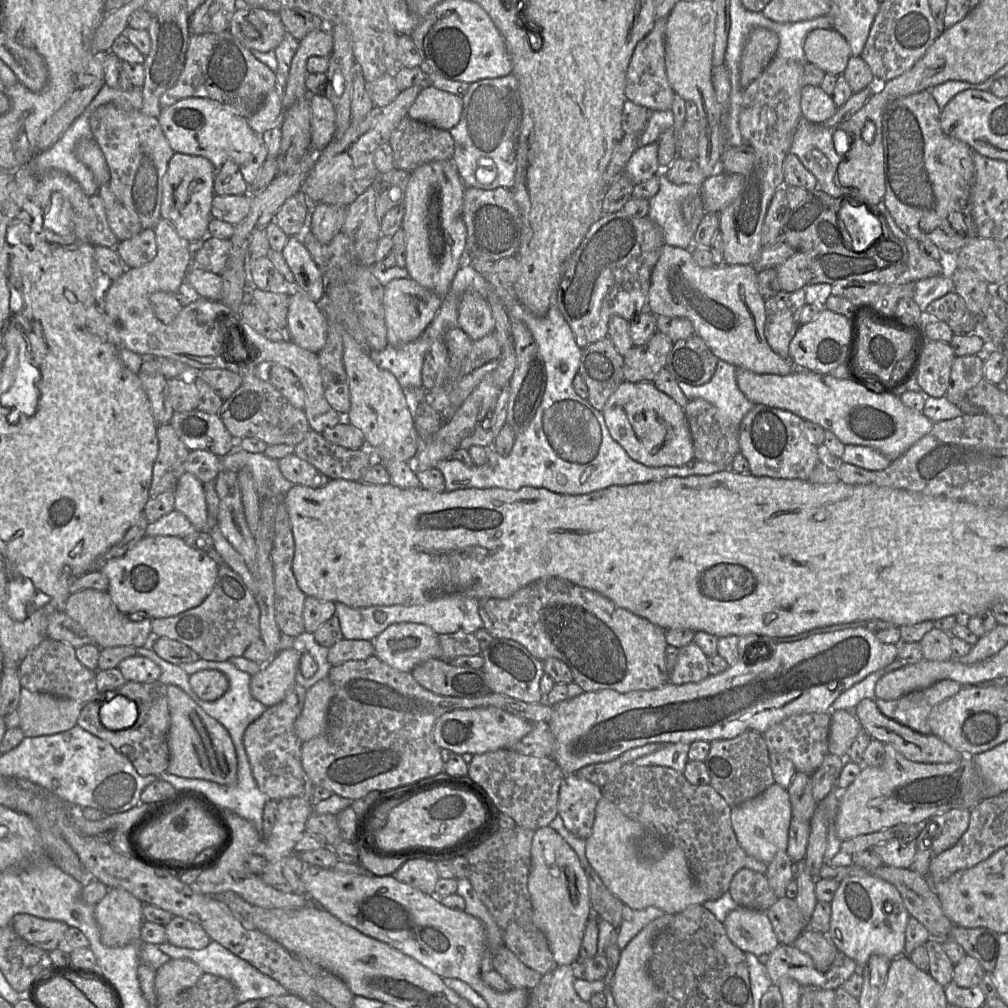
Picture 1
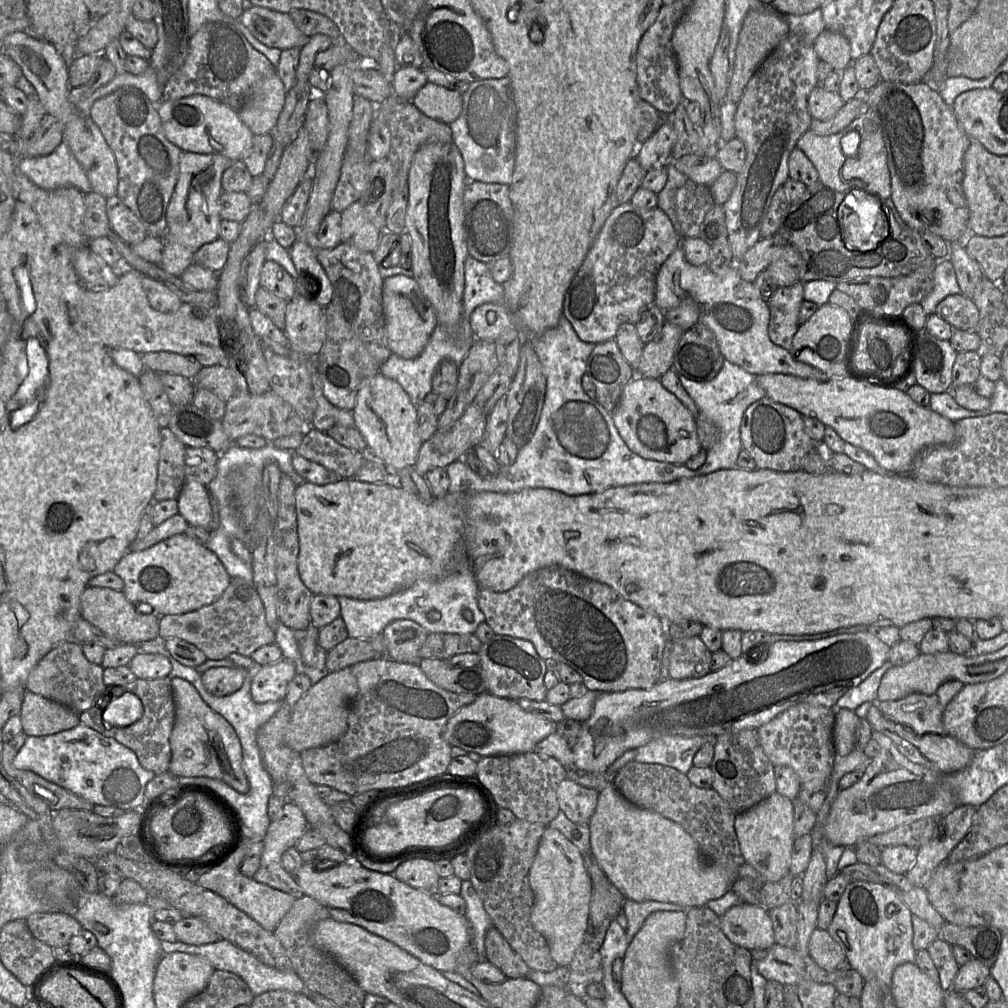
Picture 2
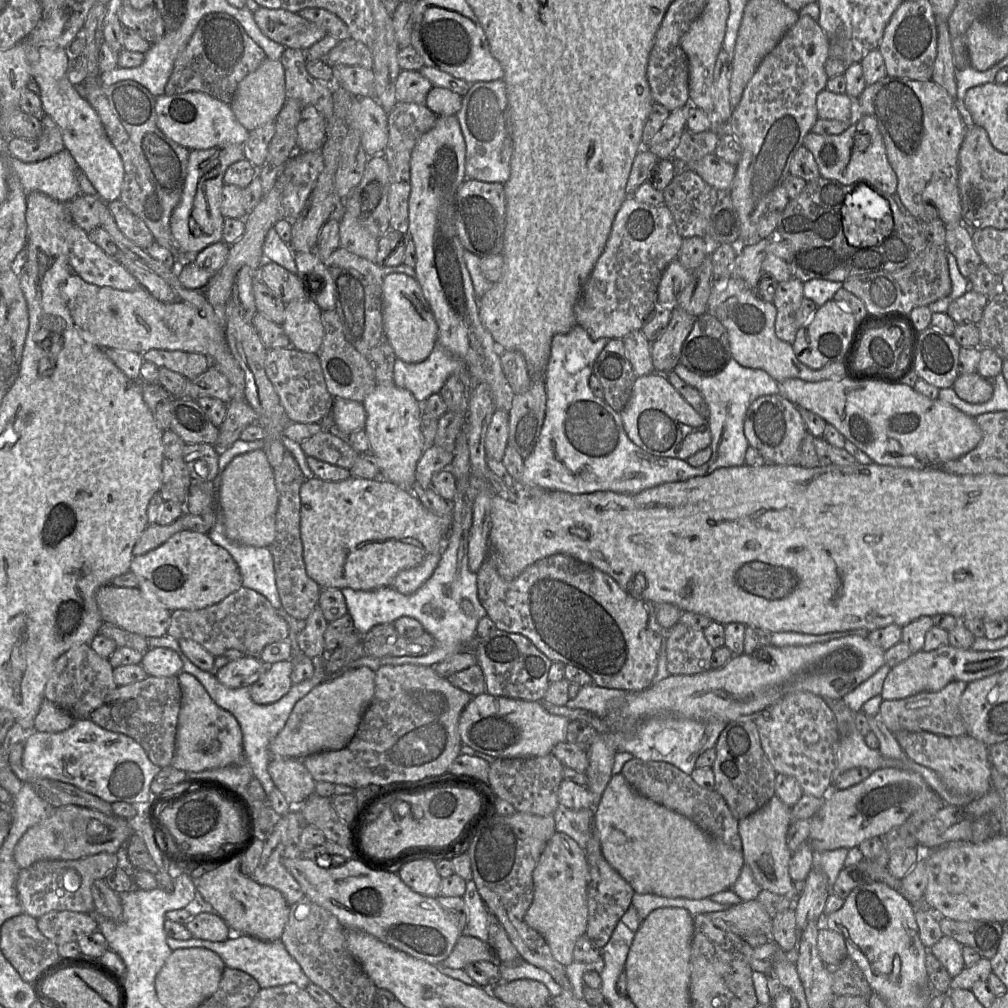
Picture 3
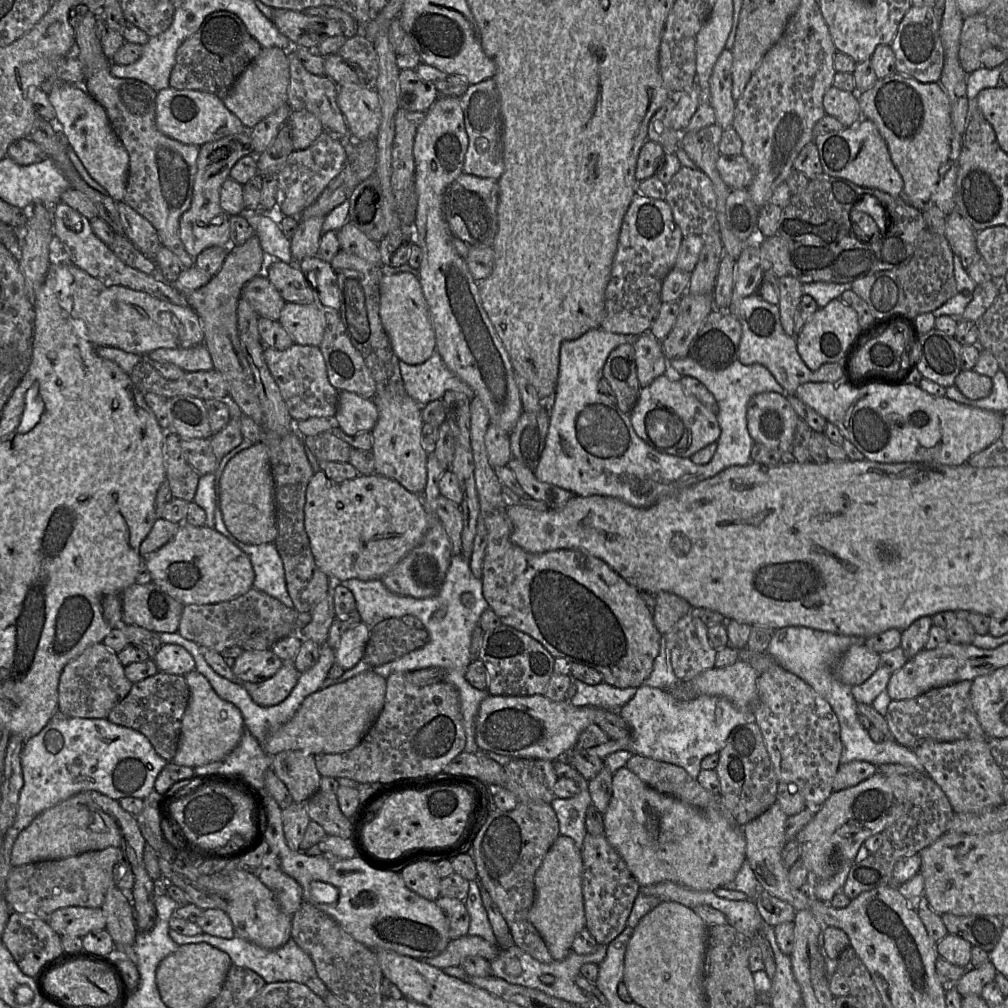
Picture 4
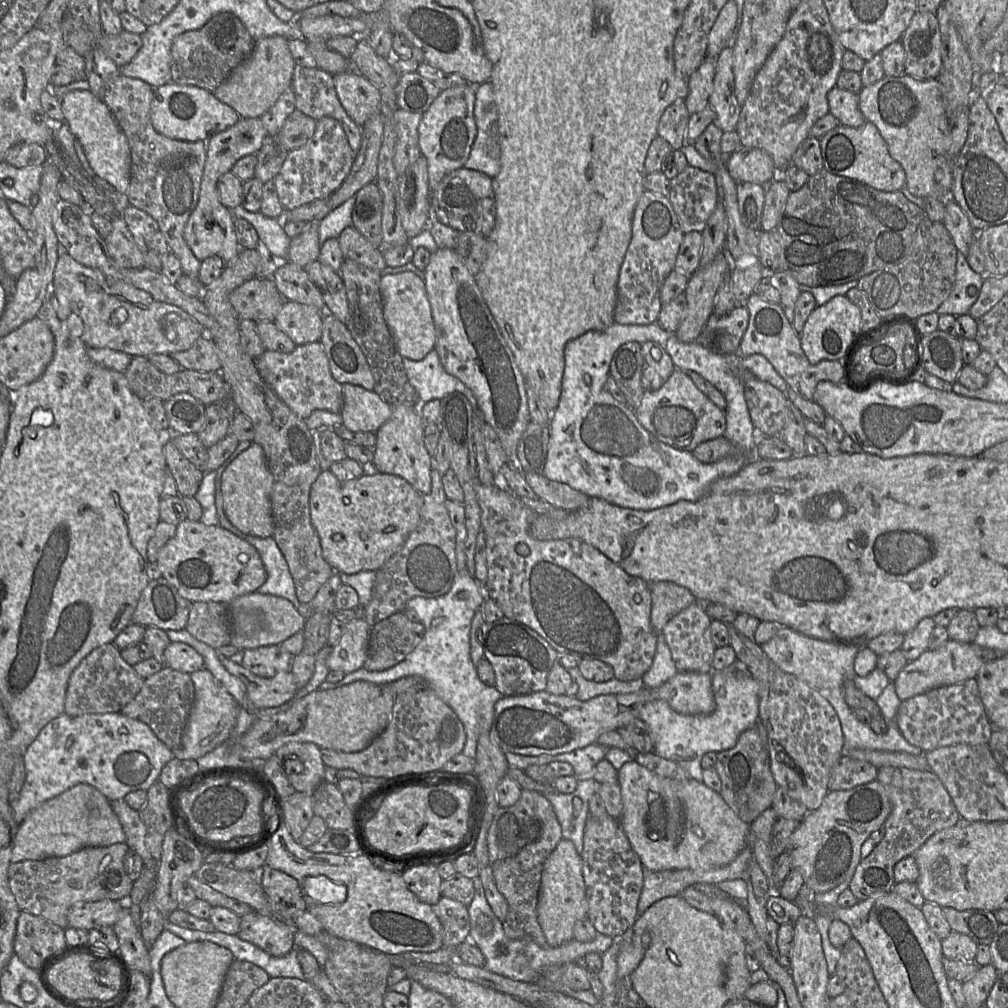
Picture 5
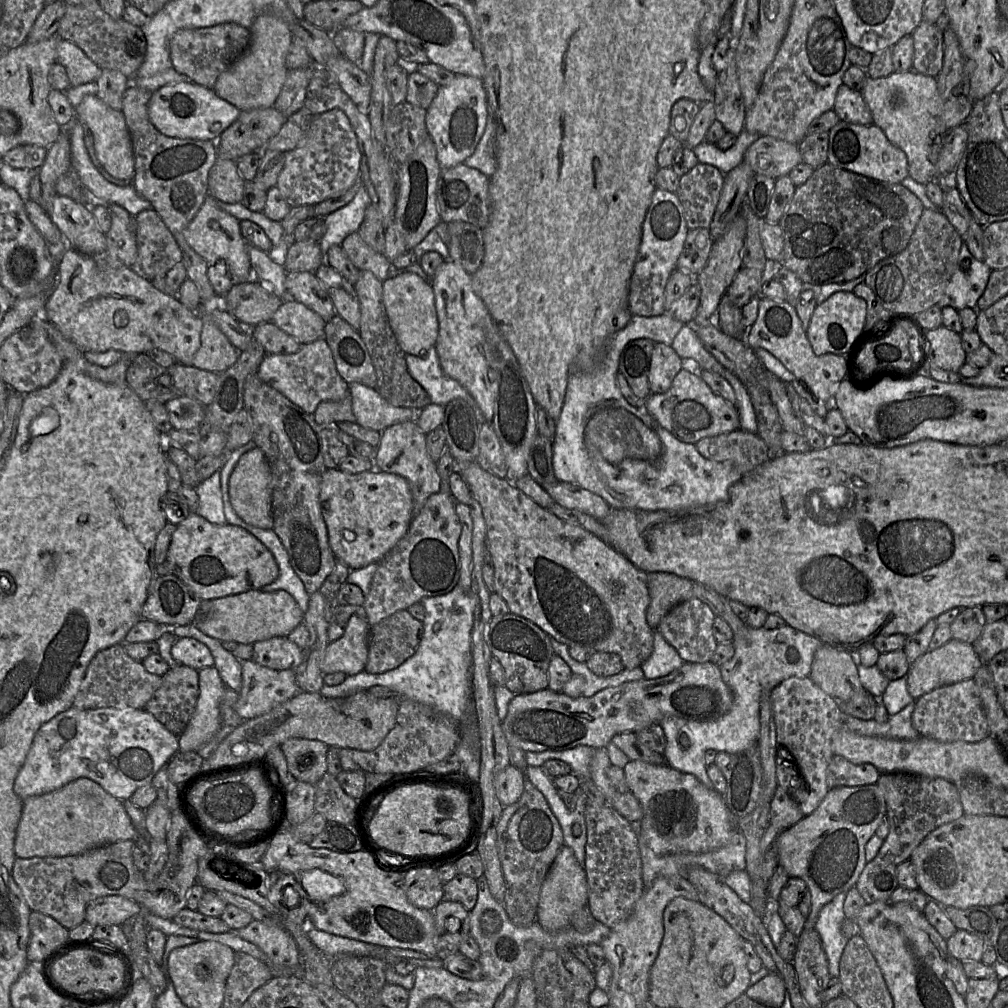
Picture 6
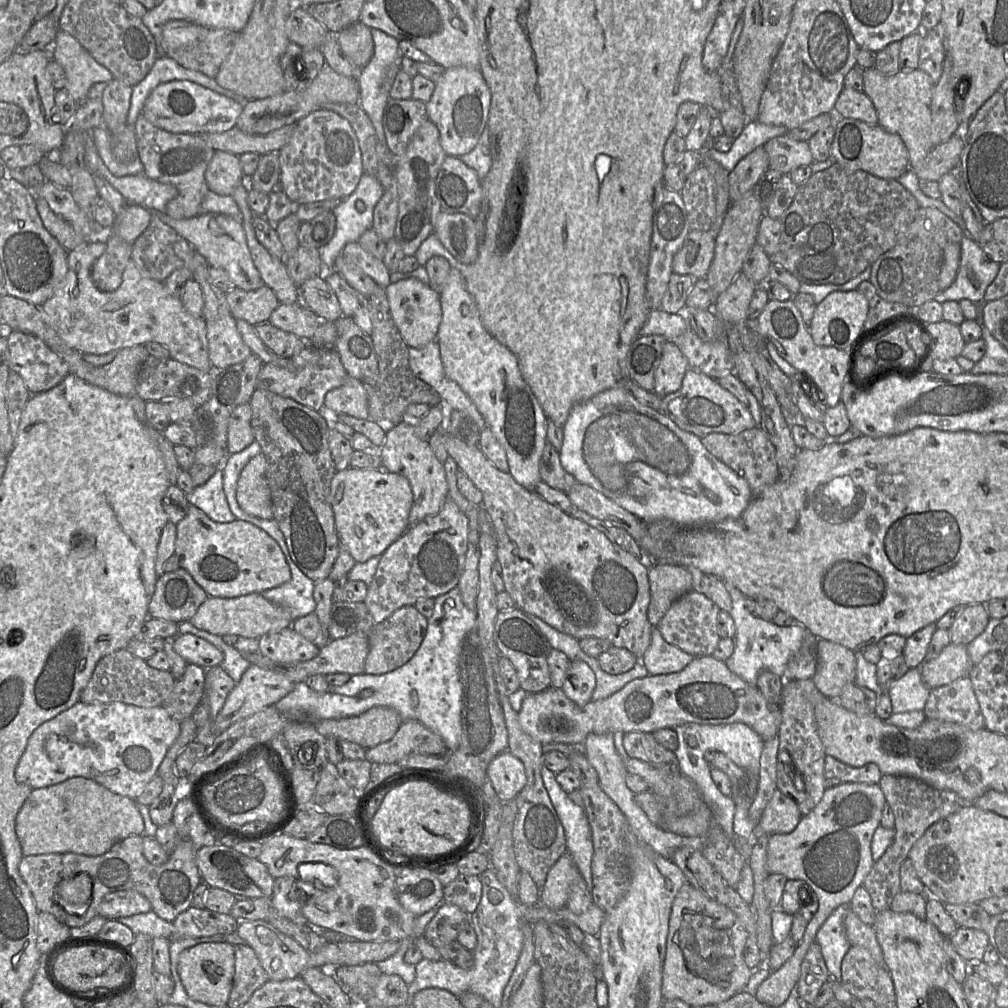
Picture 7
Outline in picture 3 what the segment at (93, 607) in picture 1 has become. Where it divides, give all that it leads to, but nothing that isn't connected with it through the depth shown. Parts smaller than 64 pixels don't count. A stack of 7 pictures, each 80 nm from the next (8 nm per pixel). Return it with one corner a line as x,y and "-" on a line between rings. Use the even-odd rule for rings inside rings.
112,584
102,586
96,593
96,602
104,623
113,624
146,638
167,634
172,612
161,603
147,600
137,587
117,587

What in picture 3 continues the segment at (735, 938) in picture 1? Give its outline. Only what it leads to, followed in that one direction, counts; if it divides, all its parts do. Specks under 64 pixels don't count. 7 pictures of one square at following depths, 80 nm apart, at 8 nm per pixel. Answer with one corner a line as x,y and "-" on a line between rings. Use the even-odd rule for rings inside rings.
756,900
741,902
723,911
703,914
707,914
718,928
744,939
757,933
772,936
772,918

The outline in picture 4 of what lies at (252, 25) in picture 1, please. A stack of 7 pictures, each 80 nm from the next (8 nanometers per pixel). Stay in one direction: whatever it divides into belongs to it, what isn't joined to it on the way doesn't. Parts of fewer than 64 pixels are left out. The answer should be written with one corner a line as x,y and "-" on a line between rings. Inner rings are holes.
276,9
271,20
293,46
311,50
325,39
342,34
342,27
337,21
310,16
303,11

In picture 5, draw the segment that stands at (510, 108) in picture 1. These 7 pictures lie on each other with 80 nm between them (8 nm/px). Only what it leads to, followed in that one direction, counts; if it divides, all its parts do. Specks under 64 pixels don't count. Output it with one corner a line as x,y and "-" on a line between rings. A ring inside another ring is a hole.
490,82
474,86
474,118
476,136
464,167
486,174
492,179
500,171
500,145
497,127
497,107

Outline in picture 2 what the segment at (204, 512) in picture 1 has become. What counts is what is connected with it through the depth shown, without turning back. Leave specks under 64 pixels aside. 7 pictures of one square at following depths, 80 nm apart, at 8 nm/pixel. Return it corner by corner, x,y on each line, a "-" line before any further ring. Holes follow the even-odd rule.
187,476
177,503
178,513
185,517
189,525
203,527
210,531
212,506
208,486

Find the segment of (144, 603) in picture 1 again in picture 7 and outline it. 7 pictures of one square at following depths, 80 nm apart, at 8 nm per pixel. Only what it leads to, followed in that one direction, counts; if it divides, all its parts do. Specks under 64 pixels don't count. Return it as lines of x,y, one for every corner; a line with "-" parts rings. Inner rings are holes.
189,504
186,516
176,524
175,552
180,568
187,570
193,579
211,597
237,597
249,593
261,593
291,579
290,566
278,543
263,529
244,520
221,523
209,518
198,507

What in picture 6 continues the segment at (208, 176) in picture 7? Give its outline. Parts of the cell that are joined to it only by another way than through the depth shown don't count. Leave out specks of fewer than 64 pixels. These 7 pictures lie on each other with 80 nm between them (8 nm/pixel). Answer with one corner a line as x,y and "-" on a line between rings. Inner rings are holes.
217,157
208,173
208,192
222,202
241,202
246,183
234,160

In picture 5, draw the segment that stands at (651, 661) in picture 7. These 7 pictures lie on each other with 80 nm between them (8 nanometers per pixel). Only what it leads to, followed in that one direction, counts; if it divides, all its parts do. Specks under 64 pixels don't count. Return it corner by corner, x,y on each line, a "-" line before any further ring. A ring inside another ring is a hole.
657,634
657,645
654,659
650,669
642,676
645,687
654,688
664,684
667,680
677,674
678,670
672,659
670,649
665,641
664,635

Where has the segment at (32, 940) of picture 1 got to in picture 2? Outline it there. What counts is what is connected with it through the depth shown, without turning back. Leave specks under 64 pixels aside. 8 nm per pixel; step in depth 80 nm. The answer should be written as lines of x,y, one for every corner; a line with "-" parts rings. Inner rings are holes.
64,912
33,913
25,920
32,935
52,948
67,945
83,929
73,916

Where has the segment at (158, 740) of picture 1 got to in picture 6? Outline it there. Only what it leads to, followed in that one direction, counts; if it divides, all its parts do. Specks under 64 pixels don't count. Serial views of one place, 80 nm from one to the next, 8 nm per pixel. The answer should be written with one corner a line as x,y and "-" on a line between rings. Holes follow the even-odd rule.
178,664
162,676
160,687
144,709
179,737
195,709
198,695
198,670

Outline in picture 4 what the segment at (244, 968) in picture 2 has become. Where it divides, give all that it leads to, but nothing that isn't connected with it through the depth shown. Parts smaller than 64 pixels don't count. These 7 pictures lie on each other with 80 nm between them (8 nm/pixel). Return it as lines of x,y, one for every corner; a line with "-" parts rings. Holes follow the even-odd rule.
169,929
169,937
179,946
207,943
228,954
232,965
245,967
254,971
267,984
286,981
305,984
310,978
317,975
311,958
291,938
280,948
269,950
238,937
224,939
204,933
195,936
185,936
171,929

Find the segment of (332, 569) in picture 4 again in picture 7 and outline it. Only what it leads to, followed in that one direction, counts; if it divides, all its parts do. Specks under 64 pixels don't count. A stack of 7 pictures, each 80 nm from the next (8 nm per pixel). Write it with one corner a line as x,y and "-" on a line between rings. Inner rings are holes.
353,468
337,471
331,481
332,505
340,547
346,548
356,562
365,562
382,555
408,529
408,517
413,504
413,492
403,475
382,468

